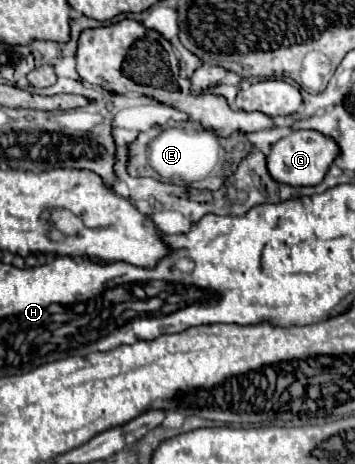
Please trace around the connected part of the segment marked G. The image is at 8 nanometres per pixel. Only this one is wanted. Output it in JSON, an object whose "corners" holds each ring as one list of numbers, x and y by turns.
{"corners":[[296,130,296,132,290,132,286,138,280,138,276,144,272,144,270,154,266,156,266,166,270,176,280,184,316,186,326,176,336,154,338,154,336,142,326,138,324,134,316,130]]}

